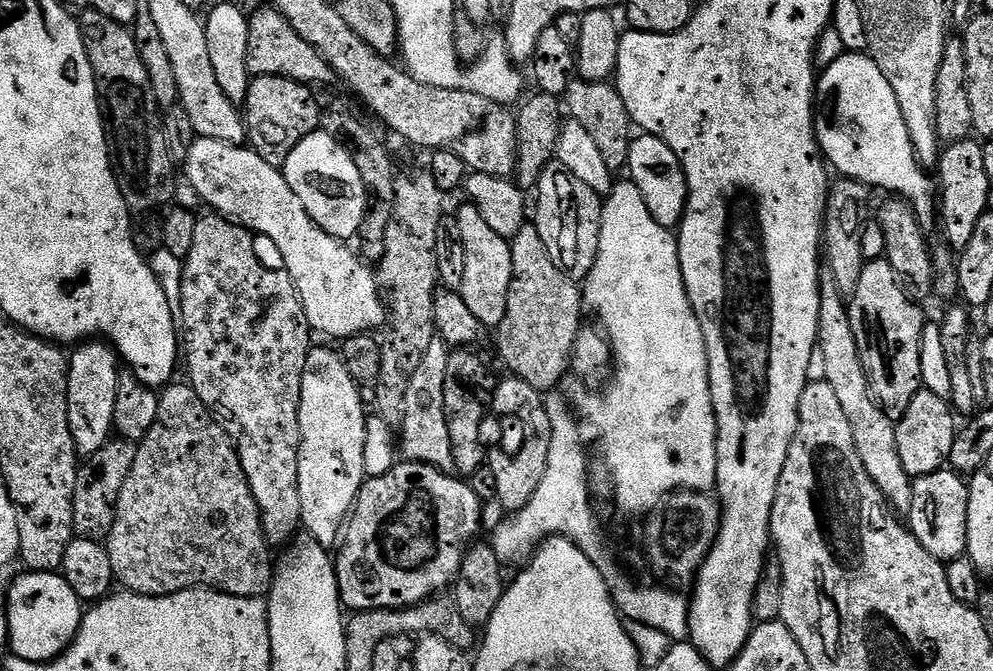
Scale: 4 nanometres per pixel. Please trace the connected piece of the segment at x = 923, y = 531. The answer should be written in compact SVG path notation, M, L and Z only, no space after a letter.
M955 470L915 477L906 524L913 538L934 559L947 562L965 555L968 550L968 486L965 477Z

